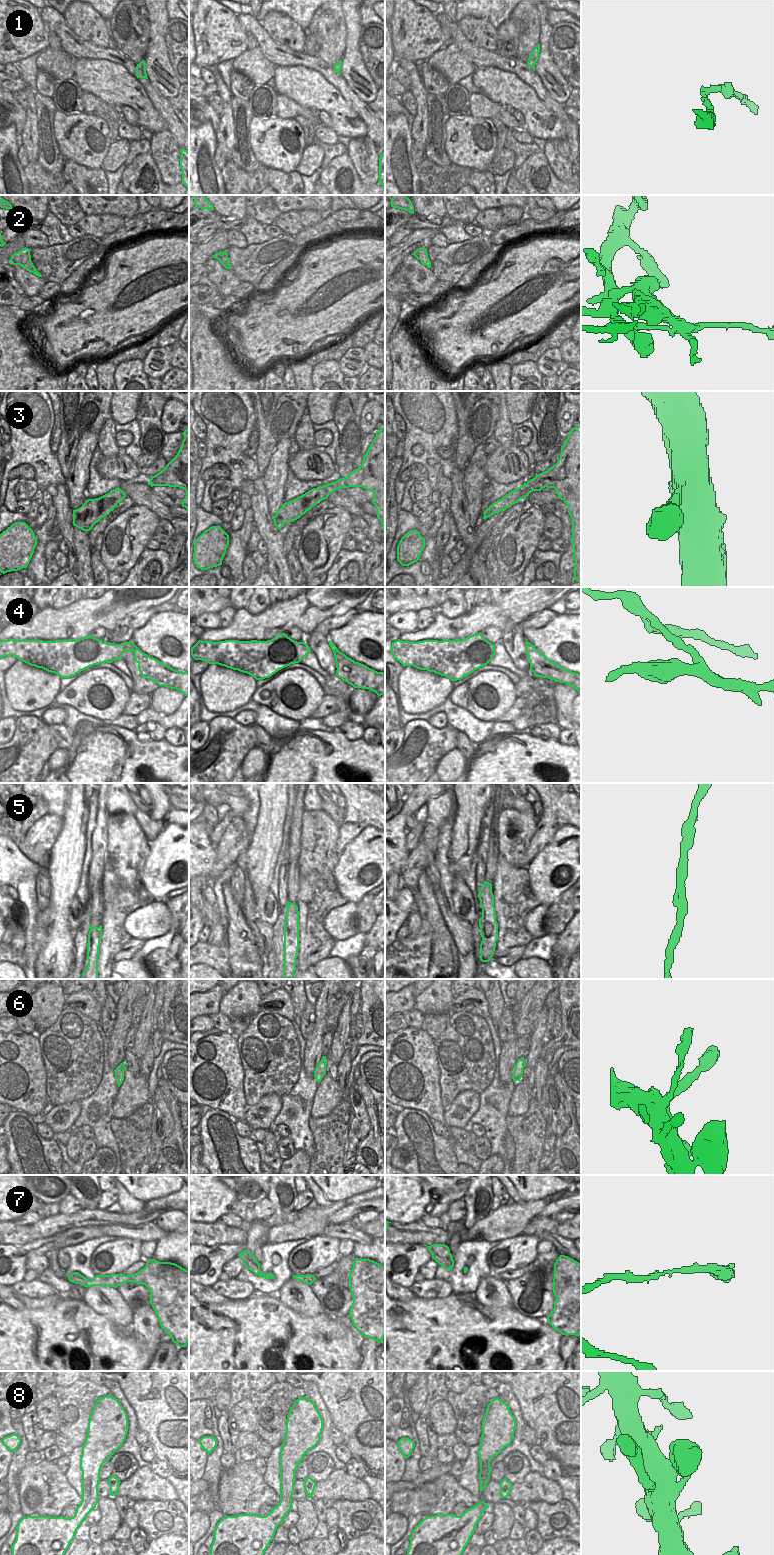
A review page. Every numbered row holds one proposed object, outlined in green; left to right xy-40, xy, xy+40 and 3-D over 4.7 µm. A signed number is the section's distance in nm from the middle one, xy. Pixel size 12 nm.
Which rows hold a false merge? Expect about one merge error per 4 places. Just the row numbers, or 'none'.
2, 4

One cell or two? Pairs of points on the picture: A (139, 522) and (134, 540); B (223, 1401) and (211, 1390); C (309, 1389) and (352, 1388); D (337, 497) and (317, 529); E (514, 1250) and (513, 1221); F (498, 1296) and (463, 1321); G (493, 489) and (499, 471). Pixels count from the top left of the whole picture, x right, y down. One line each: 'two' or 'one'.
A: one
B: two
C: two
D: two
E: two
F: two
G: two

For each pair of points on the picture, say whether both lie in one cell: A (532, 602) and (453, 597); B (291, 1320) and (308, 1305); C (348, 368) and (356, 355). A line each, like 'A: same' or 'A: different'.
A: different
B: different
C: same

